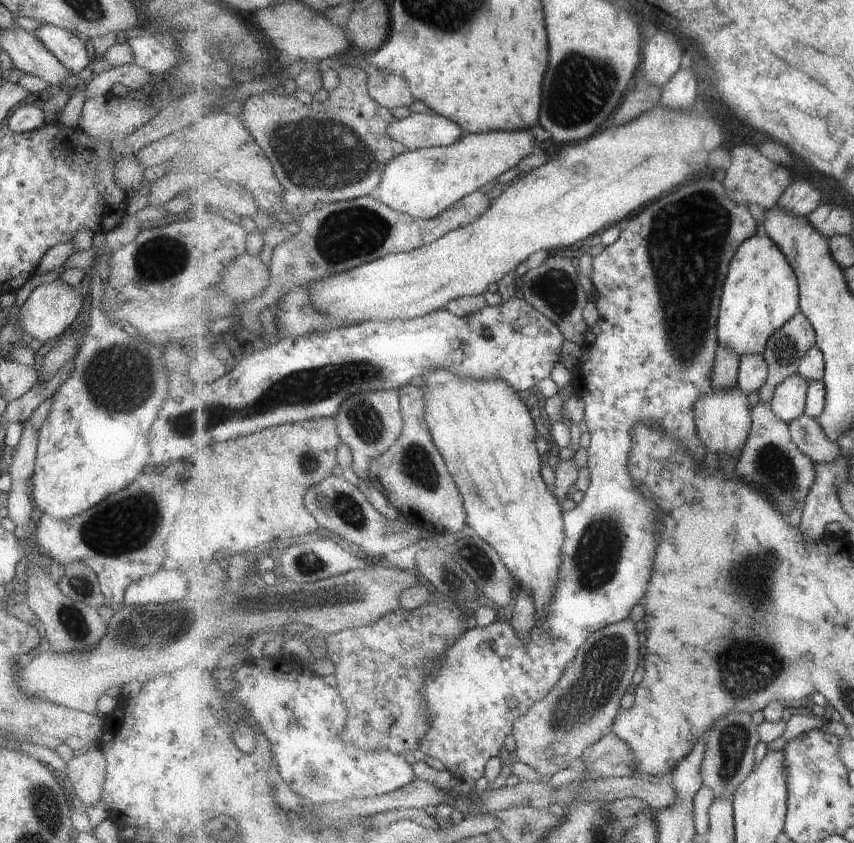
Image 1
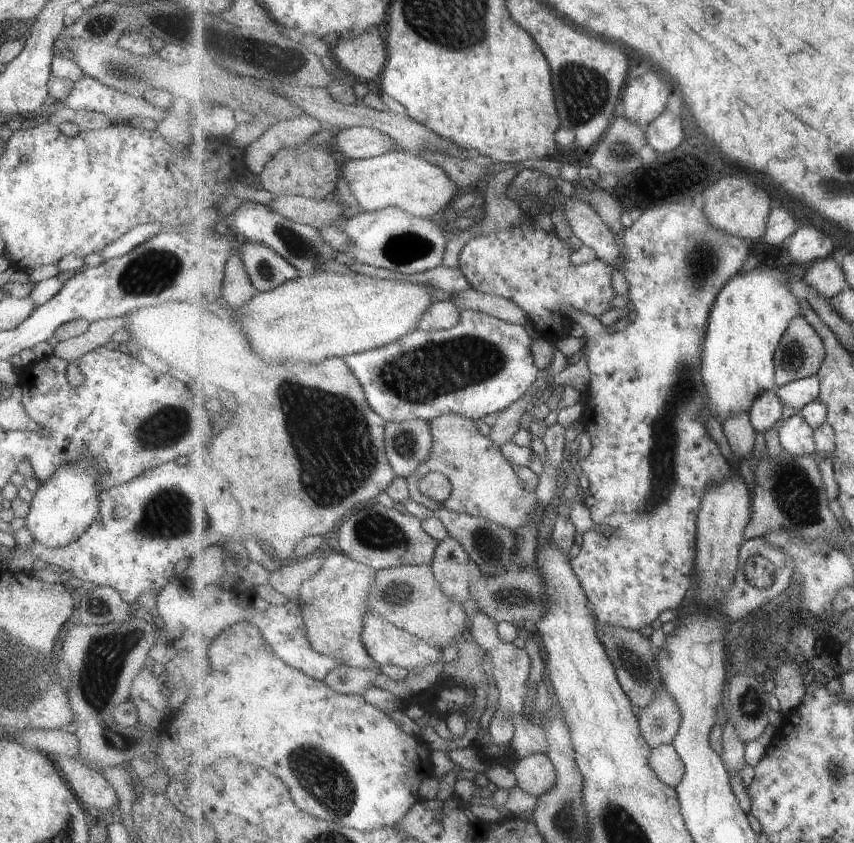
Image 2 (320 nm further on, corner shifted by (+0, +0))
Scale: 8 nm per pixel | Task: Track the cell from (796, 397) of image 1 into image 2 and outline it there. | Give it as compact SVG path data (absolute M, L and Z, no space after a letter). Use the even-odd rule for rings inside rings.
M796 412L780 425L780 443L782 448L794 457L816 456L815 429Z

